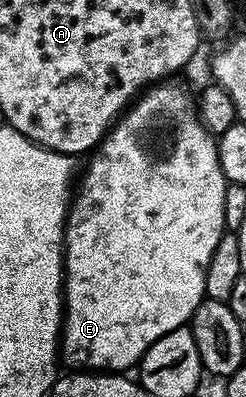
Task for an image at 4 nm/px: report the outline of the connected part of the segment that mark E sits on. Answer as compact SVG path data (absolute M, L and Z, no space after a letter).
M156 82L146 89L111 125L99 147L90 153L87 169L82 169L77 195L67 210L67 227L63 230L63 335L61 360L64 365L75 364L79 370L126 373L143 359L149 346L165 334L184 327L205 298L205 270L217 242L225 235L225 190L229 181L221 170L219 145L216 137L198 116L197 100L183 84Z

